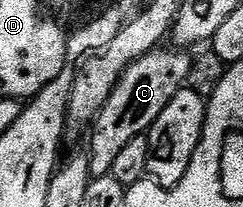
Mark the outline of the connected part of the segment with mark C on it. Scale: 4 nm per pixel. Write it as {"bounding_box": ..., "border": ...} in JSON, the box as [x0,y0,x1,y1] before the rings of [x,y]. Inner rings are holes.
{"bounding_box":[87,49,193,176],"border":[[[181,49],[165,50],[147,53],[147,57],[135,61],[121,74],[107,105],[103,105],[91,127],[93,140],[87,148],[90,176],[108,175],[111,165],[115,165],[115,157],[119,157],[119,153],[127,149],[135,137],[146,134],[159,113],[167,109],[167,101],[171,101],[171,97],[175,97],[175,93],[182,91],[188,84],[193,59],[185,56],[188,54]]]}

